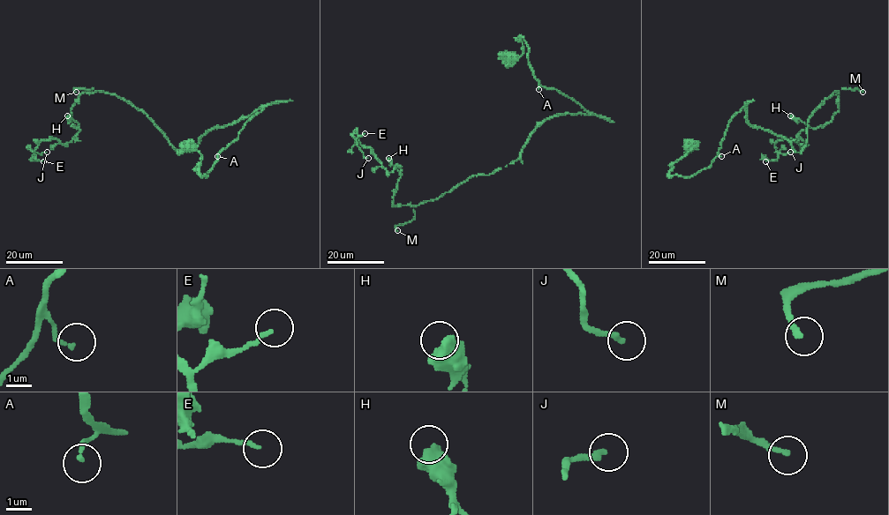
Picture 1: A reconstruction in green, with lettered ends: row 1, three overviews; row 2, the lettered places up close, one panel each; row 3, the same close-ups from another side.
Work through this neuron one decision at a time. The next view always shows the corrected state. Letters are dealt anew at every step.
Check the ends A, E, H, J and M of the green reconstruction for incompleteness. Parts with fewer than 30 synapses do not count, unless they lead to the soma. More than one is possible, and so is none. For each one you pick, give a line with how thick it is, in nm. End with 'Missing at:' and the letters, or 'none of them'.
M: 160 nm
Missing at: M

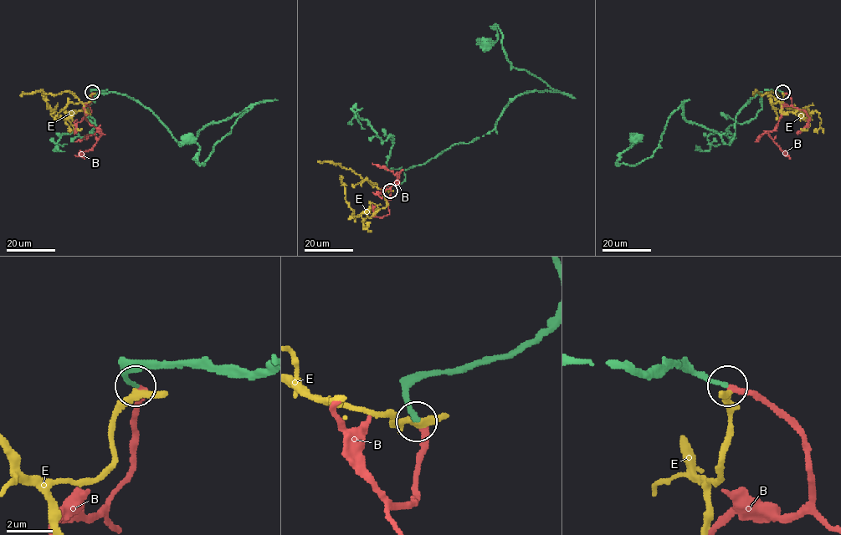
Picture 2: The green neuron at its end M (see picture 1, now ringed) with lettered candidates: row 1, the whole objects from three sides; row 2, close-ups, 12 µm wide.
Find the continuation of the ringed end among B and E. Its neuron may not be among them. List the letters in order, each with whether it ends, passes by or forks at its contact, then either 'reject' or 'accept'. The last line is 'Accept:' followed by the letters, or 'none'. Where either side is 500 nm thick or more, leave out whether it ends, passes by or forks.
B: it ends there; accept
E: it passes by; reject
Accept: B

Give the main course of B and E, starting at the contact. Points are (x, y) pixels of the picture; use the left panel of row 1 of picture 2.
B: (92, 92), (91, 102), (83, 108), (85, 119), (100, 130), (100, 136), (91, 149), (79, 155), (74, 155)
E: (92, 92), (83, 104), (87, 114), (78, 110), (56, 117), (42, 91)

